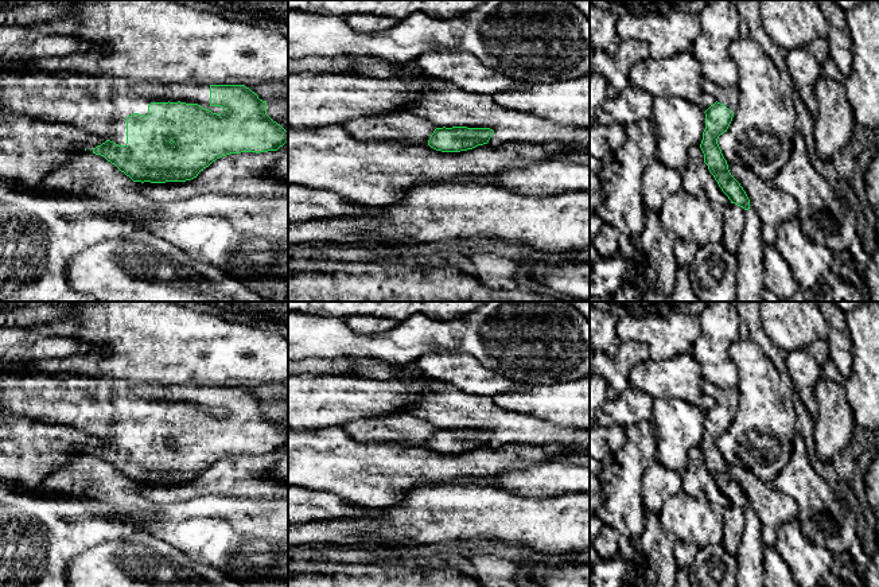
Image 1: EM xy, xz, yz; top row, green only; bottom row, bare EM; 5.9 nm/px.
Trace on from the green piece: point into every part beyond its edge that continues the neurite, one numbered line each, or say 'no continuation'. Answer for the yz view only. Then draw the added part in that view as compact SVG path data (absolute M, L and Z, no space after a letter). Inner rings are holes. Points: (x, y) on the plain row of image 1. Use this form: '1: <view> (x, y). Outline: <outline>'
1: yz (727, 397). Outline: M705 382L703 390L717 404L726 407L732 415L736 412L738 392L735 386L719 388L711 382Z
2: yz (750, 555). Outline: M748 510L744 514L742 541L736 556L739 587L765 587L763 551L762 525L758 516Z

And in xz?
no continuation

